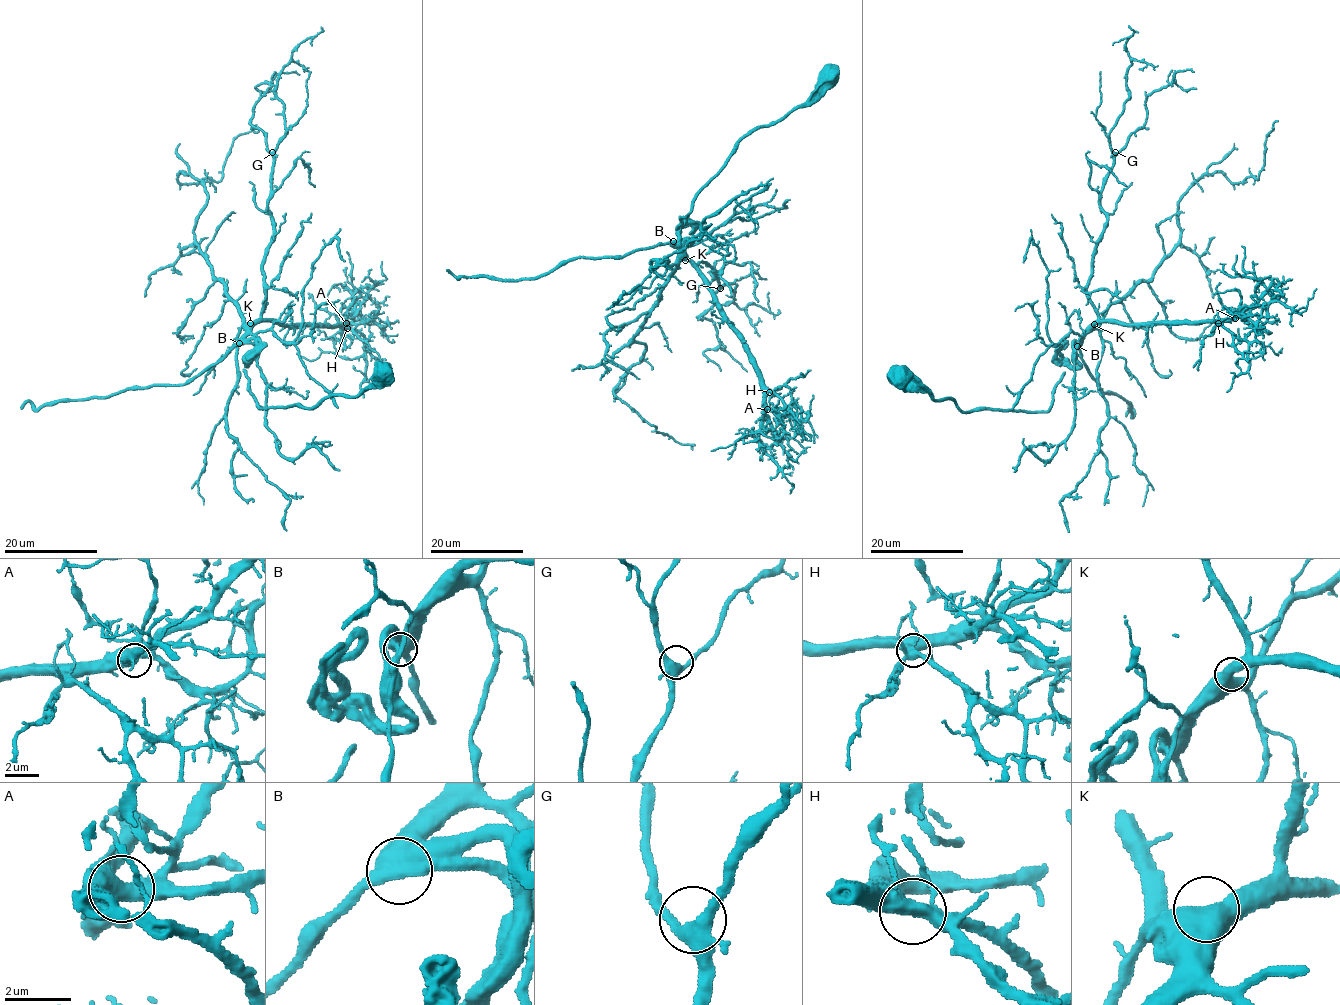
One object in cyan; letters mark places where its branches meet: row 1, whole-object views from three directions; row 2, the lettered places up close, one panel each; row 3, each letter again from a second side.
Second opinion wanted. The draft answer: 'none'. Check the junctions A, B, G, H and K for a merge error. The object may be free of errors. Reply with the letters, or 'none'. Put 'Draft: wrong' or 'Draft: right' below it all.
none
Draft: right

